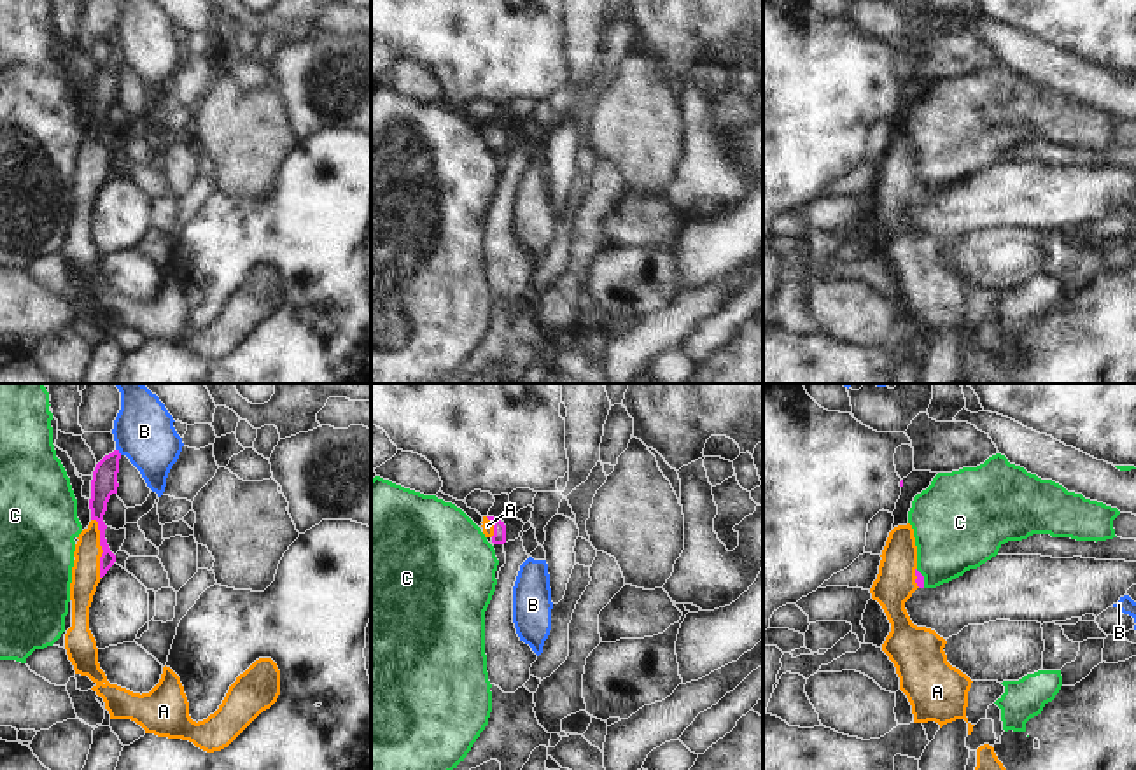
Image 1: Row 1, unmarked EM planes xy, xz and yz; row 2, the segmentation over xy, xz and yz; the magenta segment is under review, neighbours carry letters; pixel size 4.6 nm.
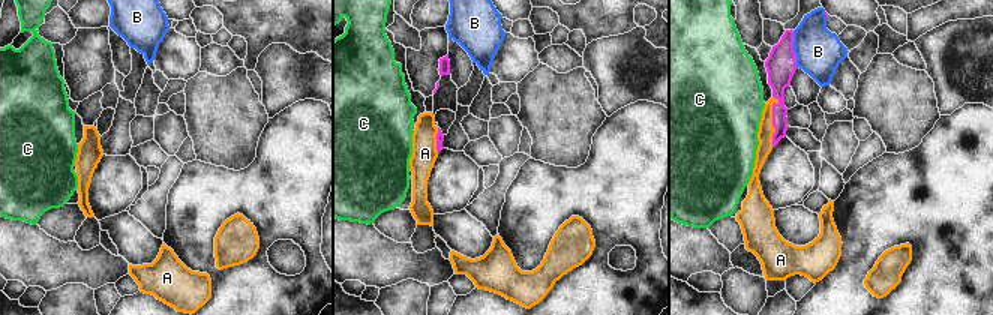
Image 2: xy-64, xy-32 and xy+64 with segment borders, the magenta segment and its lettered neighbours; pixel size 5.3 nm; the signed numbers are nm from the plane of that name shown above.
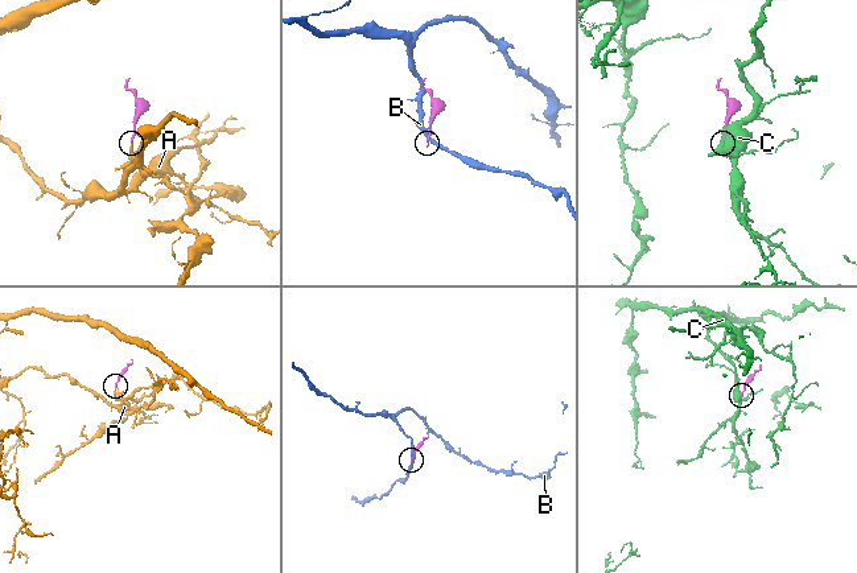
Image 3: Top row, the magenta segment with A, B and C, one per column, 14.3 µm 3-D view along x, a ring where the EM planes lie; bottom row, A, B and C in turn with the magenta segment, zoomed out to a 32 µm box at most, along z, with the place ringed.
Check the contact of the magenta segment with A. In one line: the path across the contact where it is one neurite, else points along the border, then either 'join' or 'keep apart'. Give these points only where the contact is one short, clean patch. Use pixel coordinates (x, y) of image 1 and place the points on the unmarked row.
way xy (100, 102), (102, 156), (86, 174); join

